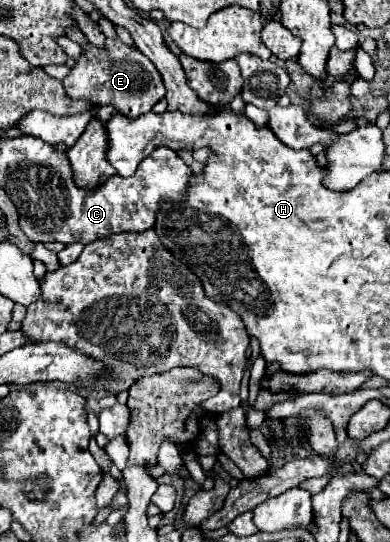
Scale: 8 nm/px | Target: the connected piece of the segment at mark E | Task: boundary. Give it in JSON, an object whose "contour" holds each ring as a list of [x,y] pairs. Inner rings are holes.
{"contour":[[[108,39],[104,51],[96,51],[90,43],[84,45],[84,55],[76,61],[76,67],[62,79],[62,83],[72,99],[88,99],[96,105],[114,105],[120,113],[132,119],[152,111],[152,107],[166,95],[164,81],[154,63],[138,49],[124,45],[120,39]]]}

